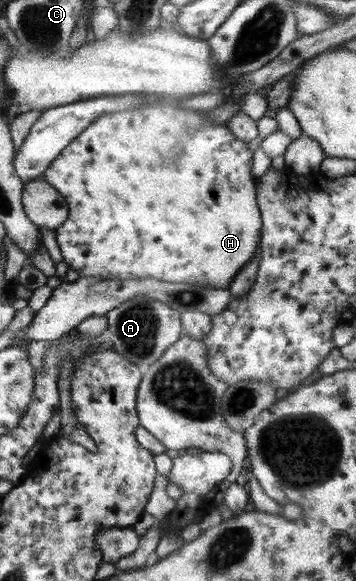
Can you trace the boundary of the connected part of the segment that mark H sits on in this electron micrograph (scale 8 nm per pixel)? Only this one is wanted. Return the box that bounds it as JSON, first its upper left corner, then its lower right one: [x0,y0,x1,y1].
[43,96,262,287]

